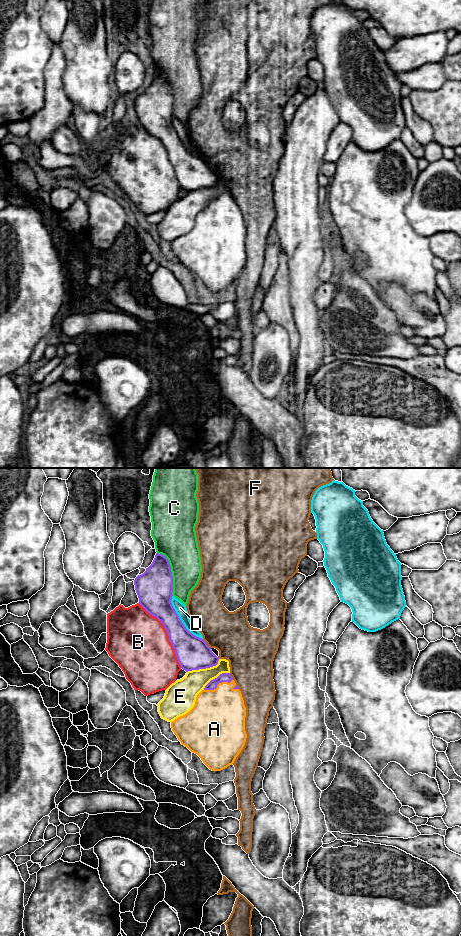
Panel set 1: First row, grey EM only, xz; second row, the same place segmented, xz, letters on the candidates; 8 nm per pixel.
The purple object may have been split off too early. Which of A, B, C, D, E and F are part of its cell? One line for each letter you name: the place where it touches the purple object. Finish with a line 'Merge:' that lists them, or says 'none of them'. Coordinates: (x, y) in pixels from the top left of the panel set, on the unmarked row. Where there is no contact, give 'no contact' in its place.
A: contact xz (217, 204)
Merge: A

